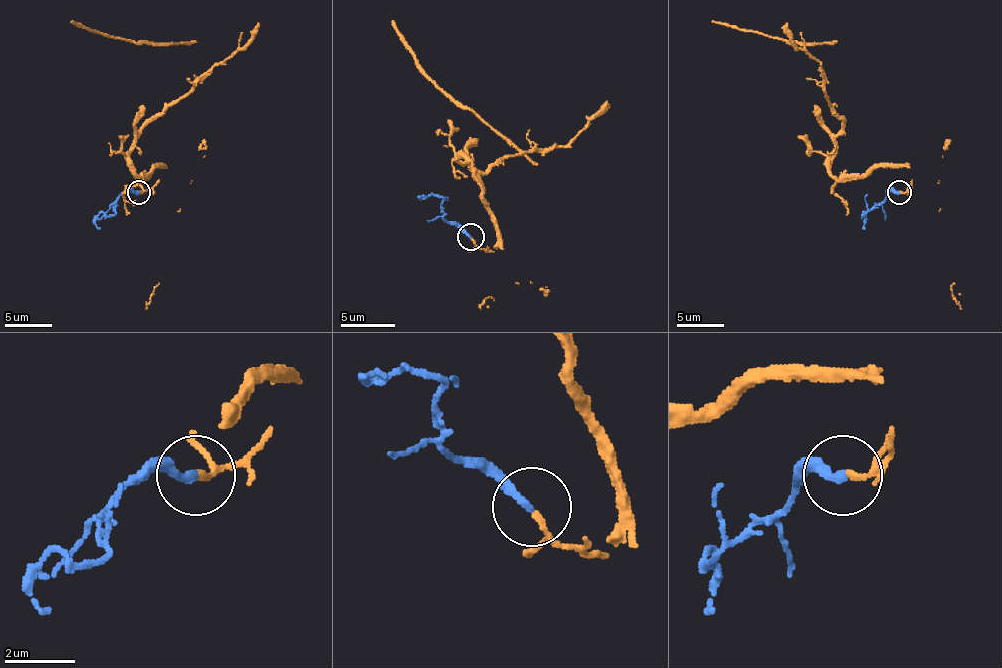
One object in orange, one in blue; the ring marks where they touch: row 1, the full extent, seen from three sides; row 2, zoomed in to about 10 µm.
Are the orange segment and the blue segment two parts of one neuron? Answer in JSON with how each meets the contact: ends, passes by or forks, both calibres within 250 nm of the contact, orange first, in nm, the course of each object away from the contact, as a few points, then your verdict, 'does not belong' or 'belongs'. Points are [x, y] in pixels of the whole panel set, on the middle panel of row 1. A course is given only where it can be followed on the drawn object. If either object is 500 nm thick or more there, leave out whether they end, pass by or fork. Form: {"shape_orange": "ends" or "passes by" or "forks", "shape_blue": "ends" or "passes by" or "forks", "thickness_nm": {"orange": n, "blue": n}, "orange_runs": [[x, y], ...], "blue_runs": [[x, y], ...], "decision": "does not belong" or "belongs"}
{"shape_orange": "passes by", "shape_blue": "ends", "thickness_nm": {"orange": 110, "blue": 240}, "orange_runs": [[471, 237], [498, 240], [458, 158], [485, 172], [556, 148], [528, 161], [393, 20]], "blue_runs": [[471, 237], [441, 215], [441, 196], [428, 194], [420, 196], [425, 196]], "decision": "belongs"}

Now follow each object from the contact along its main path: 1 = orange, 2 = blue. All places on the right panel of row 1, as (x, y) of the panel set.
1: (899, 192), (911, 187), (902, 166), (831, 173), (843, 121), (822, 65), (834, 43), (711, 20)
2: (899, 192), (890, 192), (881, 203), (864, 215), (862, 213), (864, 229)

